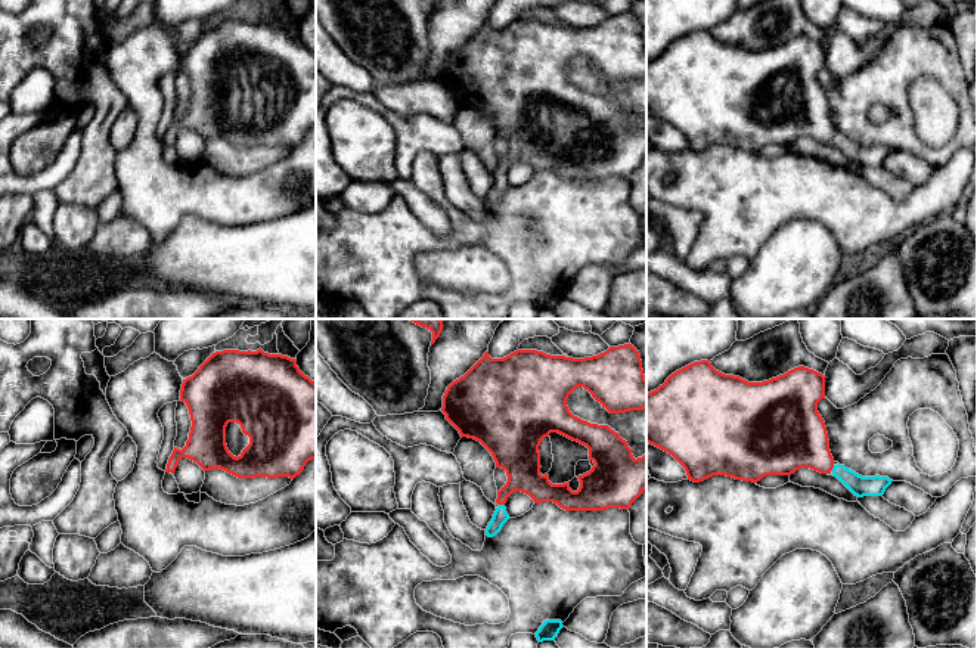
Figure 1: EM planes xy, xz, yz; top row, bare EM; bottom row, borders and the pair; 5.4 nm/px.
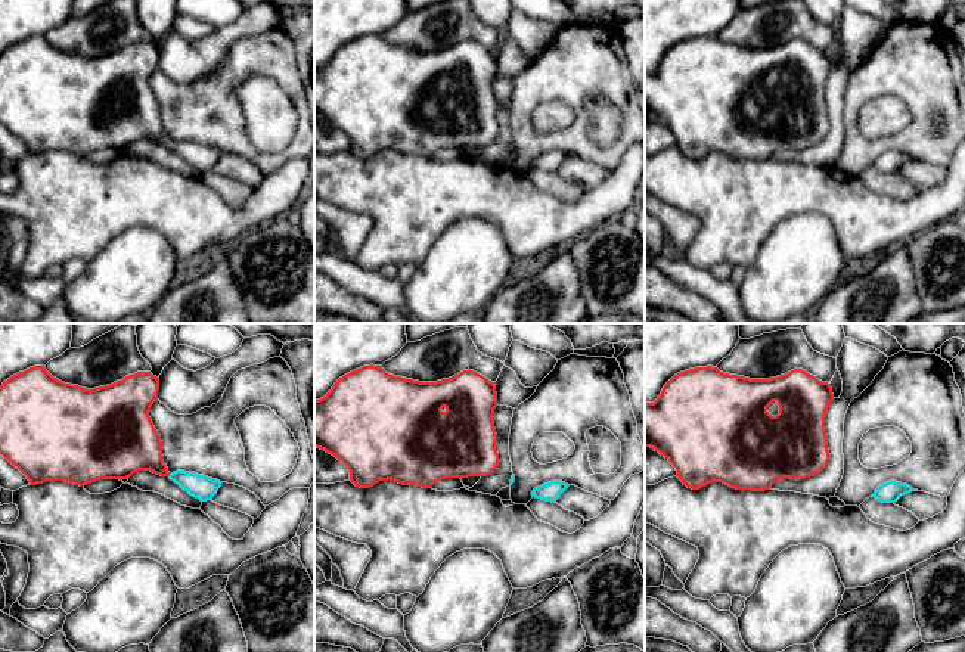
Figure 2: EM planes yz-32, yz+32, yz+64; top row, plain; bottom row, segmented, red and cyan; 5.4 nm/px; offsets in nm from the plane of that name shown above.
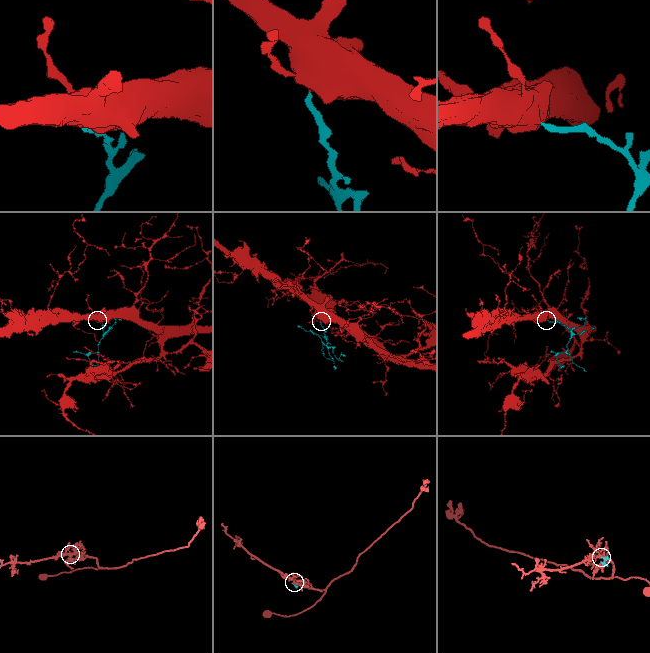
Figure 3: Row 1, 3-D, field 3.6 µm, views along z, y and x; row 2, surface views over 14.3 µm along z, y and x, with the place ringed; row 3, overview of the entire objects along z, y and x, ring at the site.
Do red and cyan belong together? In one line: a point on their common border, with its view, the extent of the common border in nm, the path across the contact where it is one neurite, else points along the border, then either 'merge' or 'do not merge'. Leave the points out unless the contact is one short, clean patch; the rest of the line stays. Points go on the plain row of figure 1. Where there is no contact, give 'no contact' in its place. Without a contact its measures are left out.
meets red in xz at (502, 173); contact 30 nm long; runs through xz (521, 132), (502, 173), (501, 185); merge

